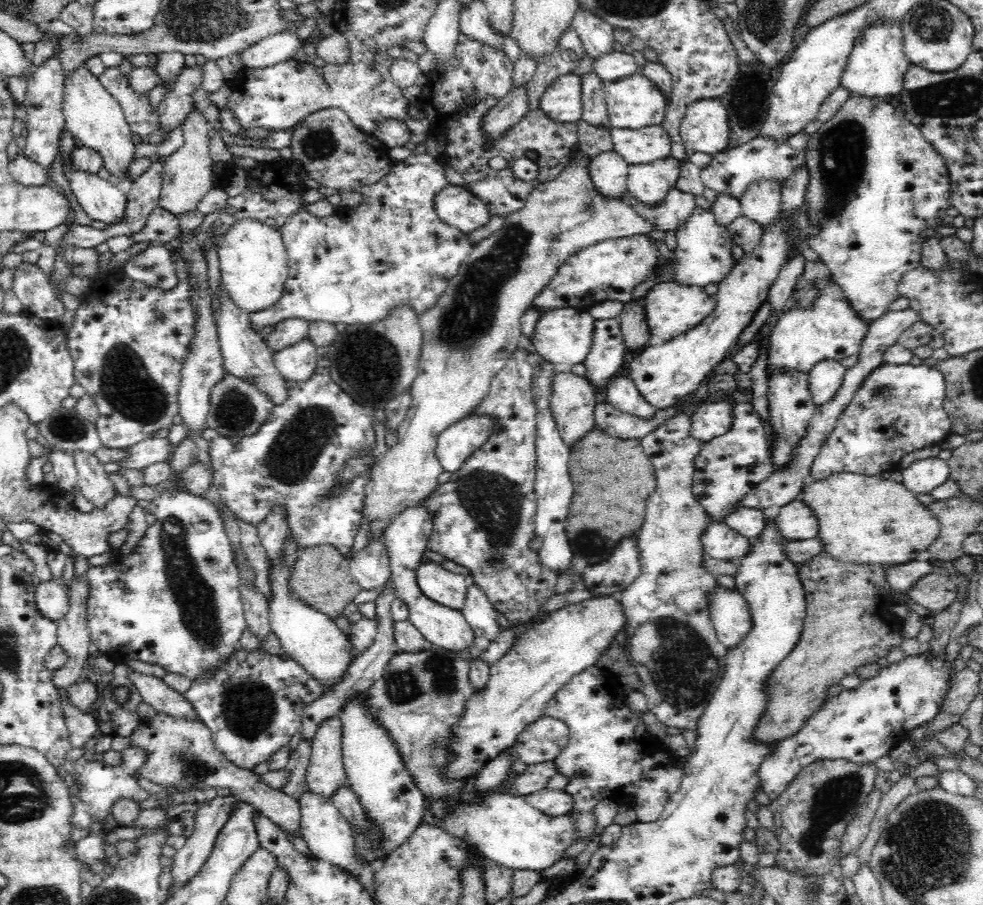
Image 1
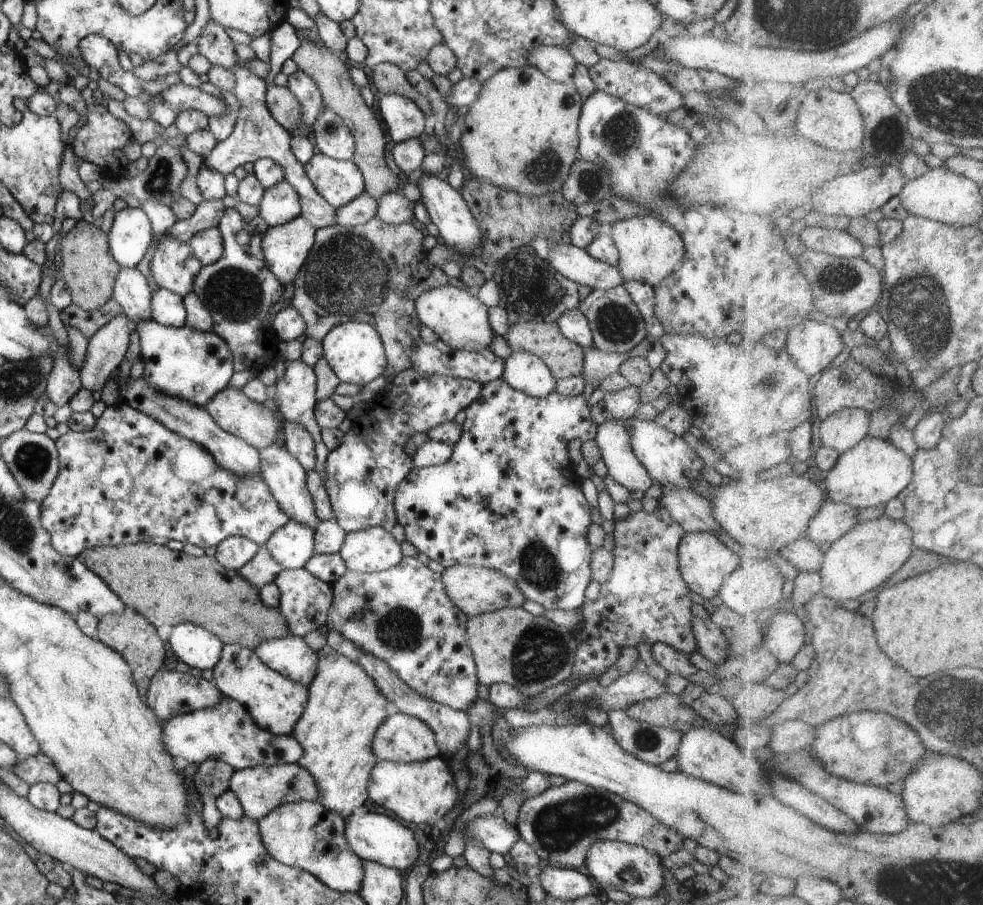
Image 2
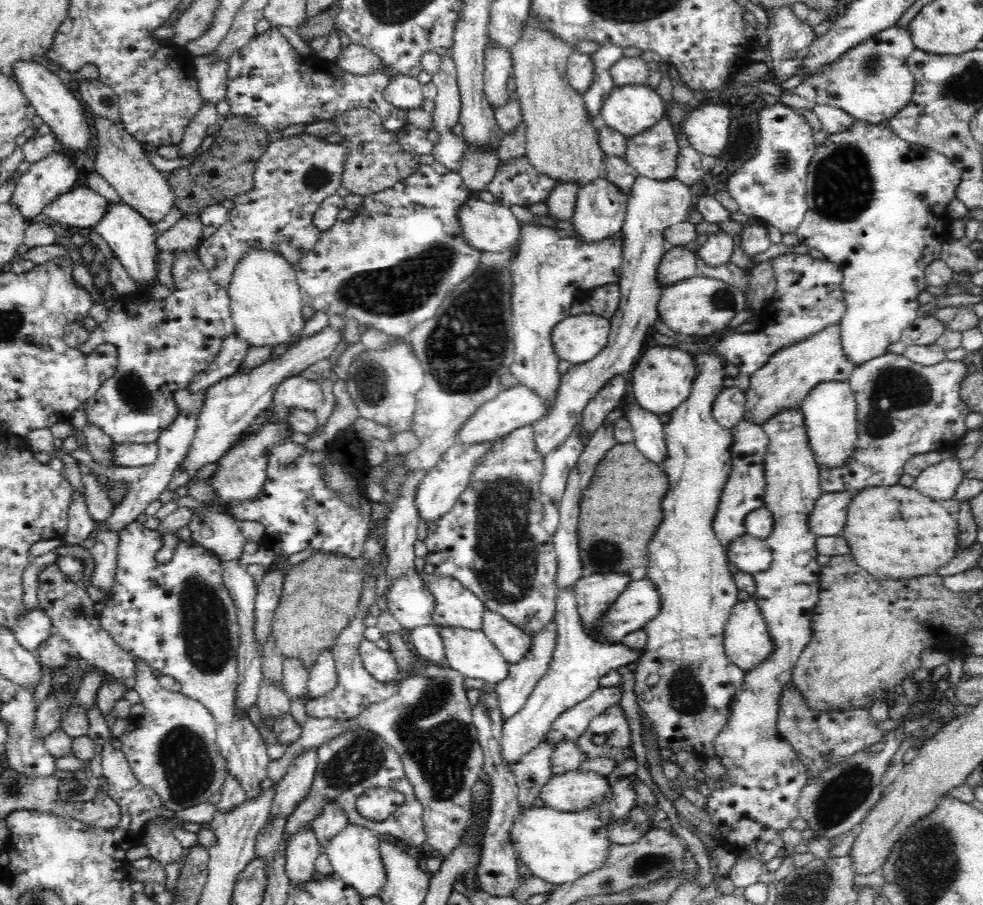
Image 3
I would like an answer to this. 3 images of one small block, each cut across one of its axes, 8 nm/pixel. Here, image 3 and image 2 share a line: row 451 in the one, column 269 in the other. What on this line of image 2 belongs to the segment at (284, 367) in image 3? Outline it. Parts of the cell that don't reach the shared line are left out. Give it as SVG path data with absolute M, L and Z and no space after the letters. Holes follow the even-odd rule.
M282 180L280 184L266 189L258 206L258 217L266 222L269 228L280 226L301 216L301 202L292 184Z

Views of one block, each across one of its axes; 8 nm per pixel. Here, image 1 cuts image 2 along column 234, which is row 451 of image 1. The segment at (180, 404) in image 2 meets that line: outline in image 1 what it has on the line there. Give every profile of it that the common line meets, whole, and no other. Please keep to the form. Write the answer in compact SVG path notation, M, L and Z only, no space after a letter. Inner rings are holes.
M472 414L451 424L437 436L436 456L446 472L456 472L490 435L498 432L492 415Z

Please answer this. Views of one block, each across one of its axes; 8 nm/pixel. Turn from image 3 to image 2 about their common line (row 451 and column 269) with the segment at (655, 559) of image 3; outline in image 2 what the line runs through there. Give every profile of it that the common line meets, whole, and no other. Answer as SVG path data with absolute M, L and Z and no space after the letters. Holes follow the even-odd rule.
M224 644L220 660L212 668L213 682L224 696L244 706L256 724L275 735L291 735L308 700L308 688L266 666L252 650Z

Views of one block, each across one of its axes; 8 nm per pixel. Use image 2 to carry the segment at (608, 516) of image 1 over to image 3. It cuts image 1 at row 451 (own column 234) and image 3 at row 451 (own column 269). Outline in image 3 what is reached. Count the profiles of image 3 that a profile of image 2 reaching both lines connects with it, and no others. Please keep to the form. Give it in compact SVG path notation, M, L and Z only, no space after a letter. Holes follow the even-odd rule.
M616 443L606 451L597 462L594 478L580 500L578 532L583 577L592 574L631 574L635 568L648 568L648 540L654 536L662 520L660 502L668 488L665 471L648 460L634 443Z

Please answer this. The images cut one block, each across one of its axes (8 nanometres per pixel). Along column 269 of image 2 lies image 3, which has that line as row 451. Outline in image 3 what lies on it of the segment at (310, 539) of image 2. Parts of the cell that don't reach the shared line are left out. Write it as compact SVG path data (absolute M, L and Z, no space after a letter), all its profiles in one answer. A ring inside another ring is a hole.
M638 175L628 194L627 211L625 221L621 228L623 240L623 255L621 264L620 300L614 316L610 319L609 339L606 346L588 362L573 365L560 378L558 394L554 400L554 406L550 408L540 420L533 423L534 443L536 449L542 453L542 457L549 454L556 447L559 447L566 440L575 426L581 420L584 407L589 400L604 386L610 379L618 375L624 375L632 370L632 366L638 362L642 352L645 350L644 342L648 338L648 330L658 320L658 301L664 292L658 280L658 265L669 245L663 239L663 232L673 224L684 222L687 219L689 208L694 206L695 197L690 193L690 187L683 185L676 177L666 180L654 180Z

